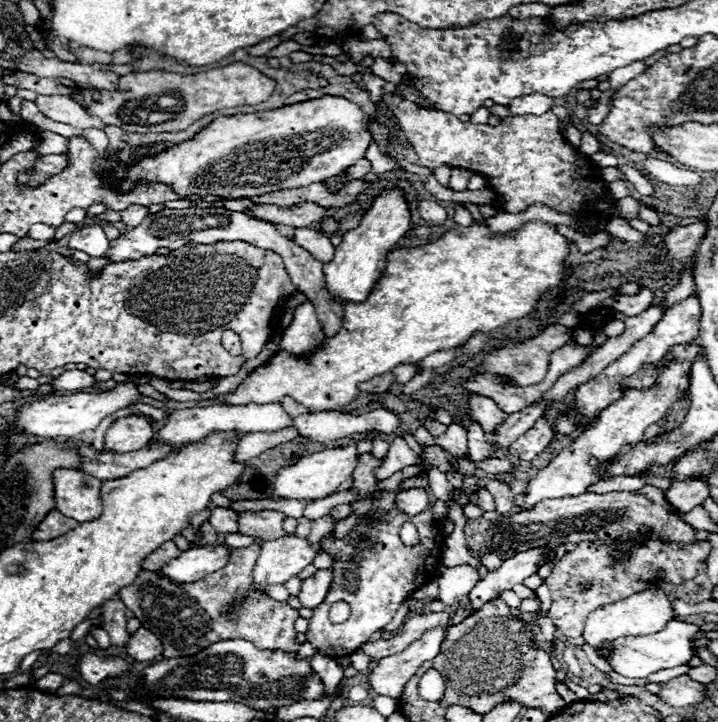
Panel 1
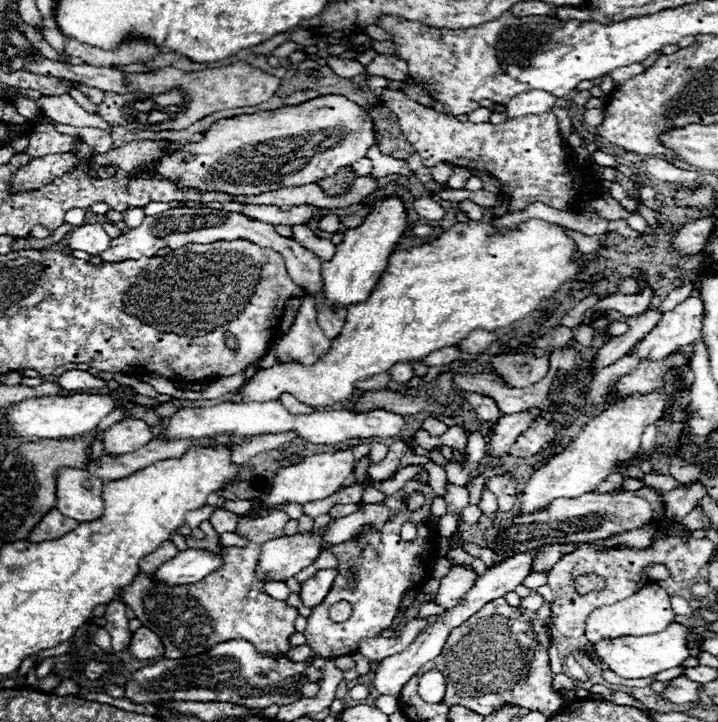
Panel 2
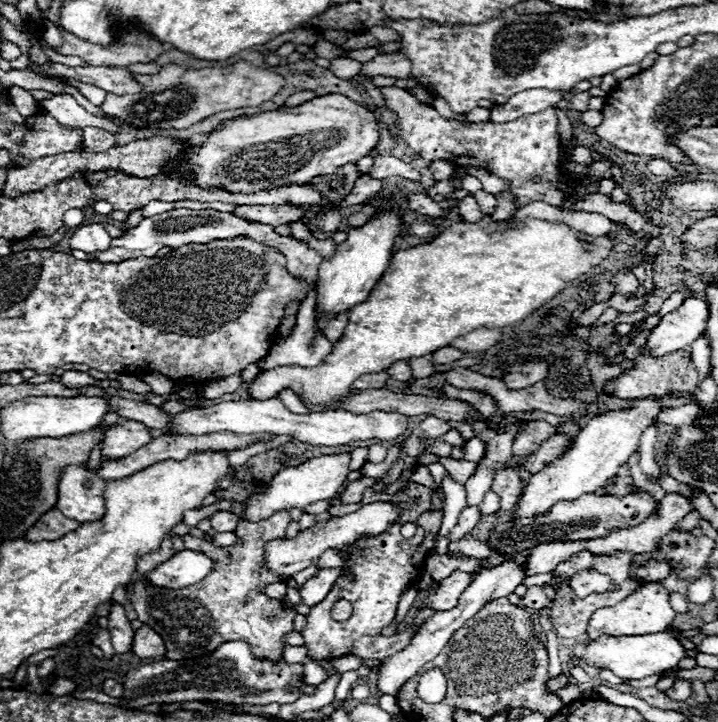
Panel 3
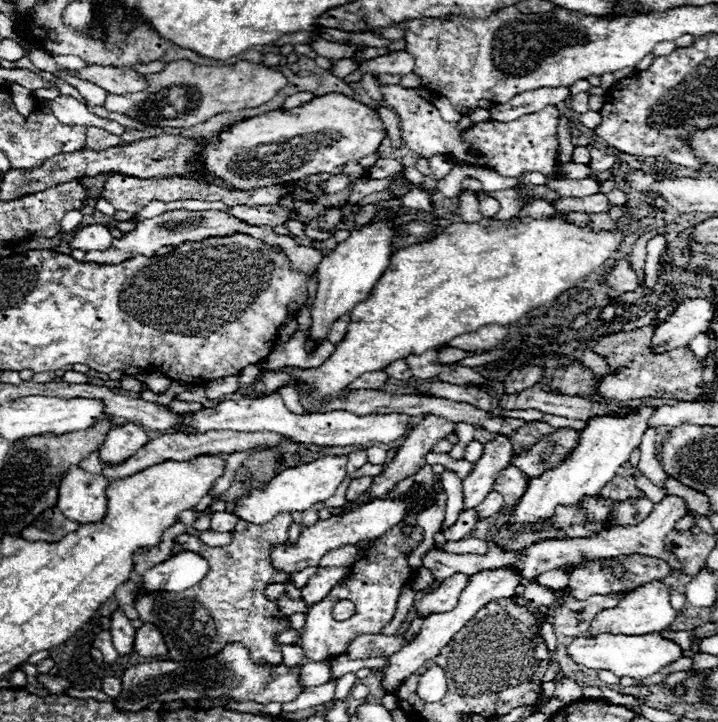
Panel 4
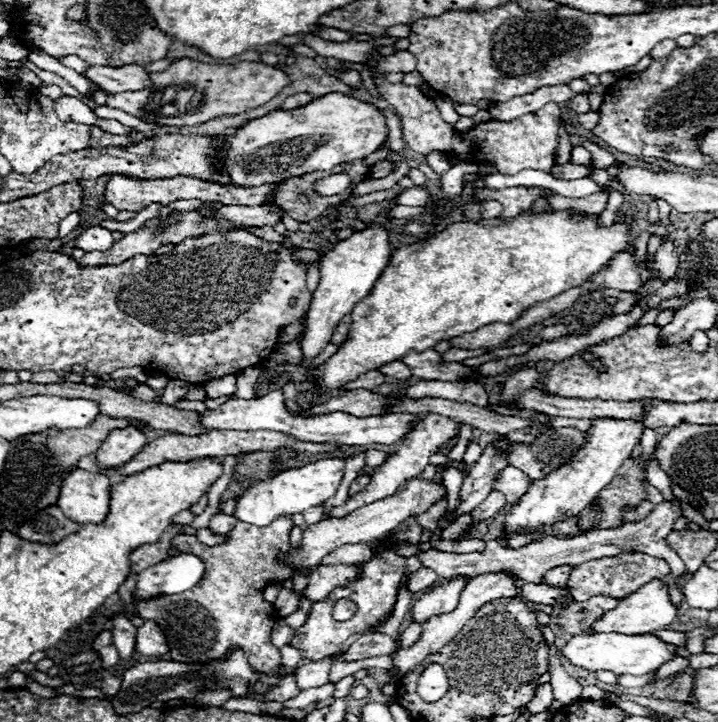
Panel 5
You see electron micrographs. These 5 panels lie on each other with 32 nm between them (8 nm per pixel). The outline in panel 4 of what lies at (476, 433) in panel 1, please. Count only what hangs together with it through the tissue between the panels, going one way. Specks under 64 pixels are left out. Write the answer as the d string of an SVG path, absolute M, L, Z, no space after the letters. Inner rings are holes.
M472 440L472 442L468 442L468 446L466 446L464 459L476 463L483 455L483 452L484 446L482 446L480 442Z

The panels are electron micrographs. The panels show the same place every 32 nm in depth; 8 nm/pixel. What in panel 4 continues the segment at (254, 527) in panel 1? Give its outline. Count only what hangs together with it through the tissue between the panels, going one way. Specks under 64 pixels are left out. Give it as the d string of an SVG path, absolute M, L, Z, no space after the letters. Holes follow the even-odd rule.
M280 512L266 524L248 524L238 520L234 542L230 546L212 547L190 534L180 534L176 540L183 550L196 552L212 564L208 576L178 594L166 592L136 592L134 608L142 622L154 624L168 646L170 660L196 660L214 656L230 642L242 642L250 650L252 660L264 664L280 664L282 652L276 644L278 630L290 628L290 616L278 610L276 600L264 596L264 588L276 580L290 580L288 574L280 574L270 568L270 544L288 542L288 526L292 516Z

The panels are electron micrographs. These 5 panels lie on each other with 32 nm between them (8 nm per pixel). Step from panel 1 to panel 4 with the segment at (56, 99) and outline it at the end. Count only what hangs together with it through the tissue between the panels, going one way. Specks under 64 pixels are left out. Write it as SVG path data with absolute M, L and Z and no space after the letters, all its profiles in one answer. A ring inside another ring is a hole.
M58 96L54 100L48 102L48 108L52 110L52 114L62 122L62 124L72 124L72 126L96 126L96 128L102 128L106 132L112 132L112 134L120 134L124 130L124 126L120 126L118 122L114 120L108 120L108 118L98 118L94 116L92 112L86 110L84 104L80 104L76 98L72 96Z

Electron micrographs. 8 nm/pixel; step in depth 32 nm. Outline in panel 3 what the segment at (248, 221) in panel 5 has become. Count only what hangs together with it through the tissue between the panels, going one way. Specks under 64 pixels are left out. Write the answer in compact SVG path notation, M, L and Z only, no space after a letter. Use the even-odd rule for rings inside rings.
M238 206L234 212L246 220L256 220L272 226L300 222L304 216L304 210L300 206Z

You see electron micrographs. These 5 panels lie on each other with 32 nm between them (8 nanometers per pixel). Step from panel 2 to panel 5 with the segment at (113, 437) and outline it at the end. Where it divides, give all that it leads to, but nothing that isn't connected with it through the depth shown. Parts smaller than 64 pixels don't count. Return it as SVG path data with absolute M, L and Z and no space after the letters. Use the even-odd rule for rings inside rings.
M134 426L112 430L108 432L104 444L96 450L98 464L102 468L118 468L138 454L146 442L146 434Z

